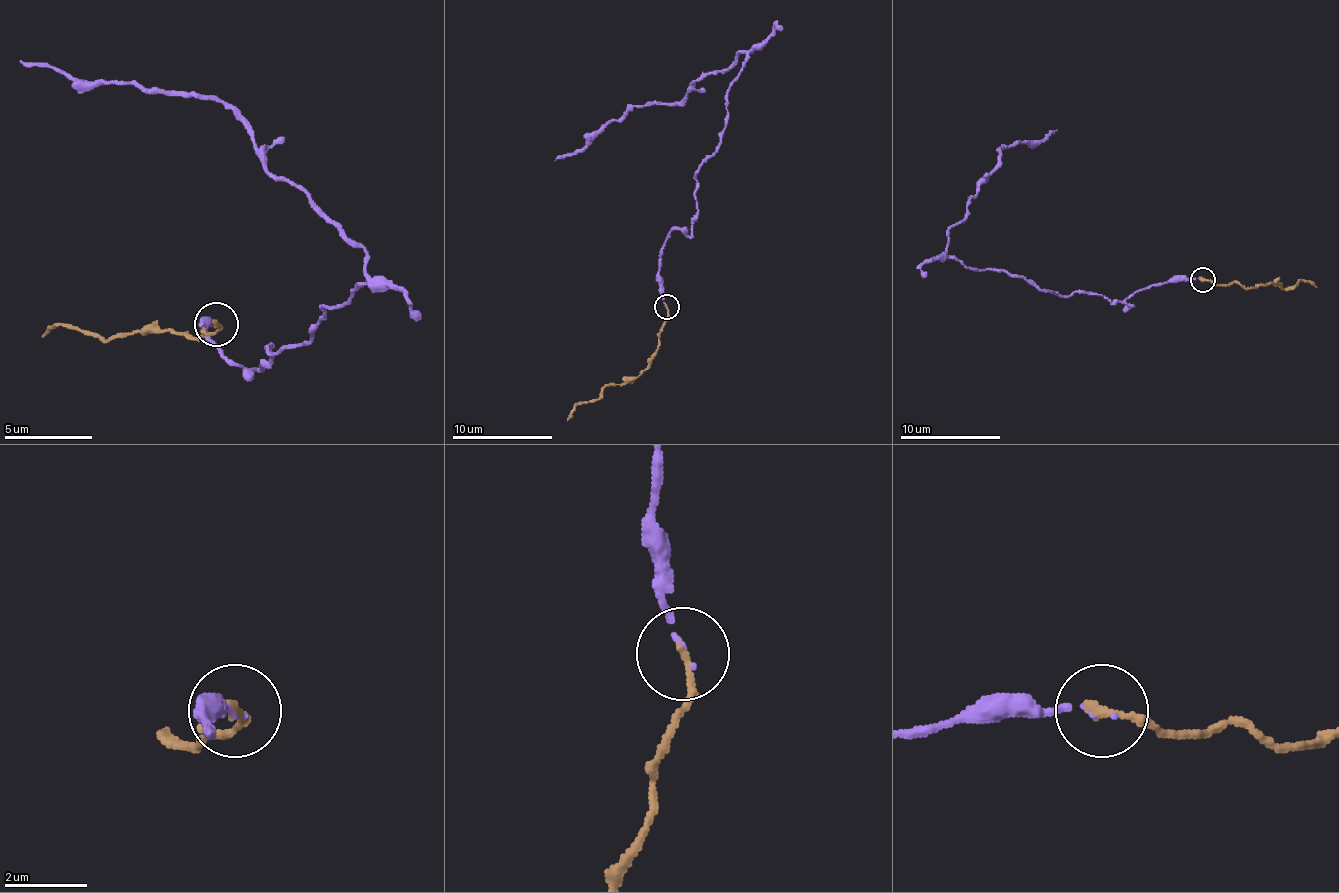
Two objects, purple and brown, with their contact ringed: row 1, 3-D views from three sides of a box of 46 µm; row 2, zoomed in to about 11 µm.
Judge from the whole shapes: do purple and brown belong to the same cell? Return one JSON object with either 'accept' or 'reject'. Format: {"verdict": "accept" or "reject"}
{"verdict": "accept"}

